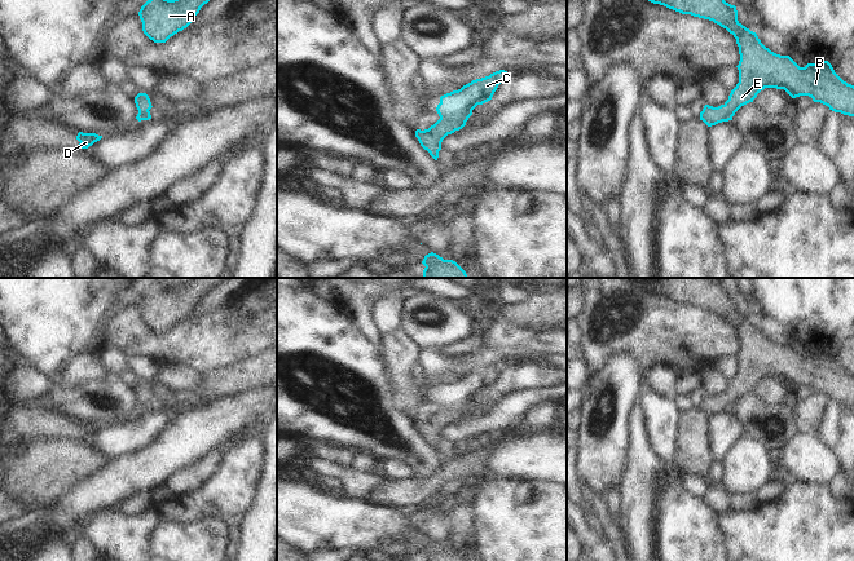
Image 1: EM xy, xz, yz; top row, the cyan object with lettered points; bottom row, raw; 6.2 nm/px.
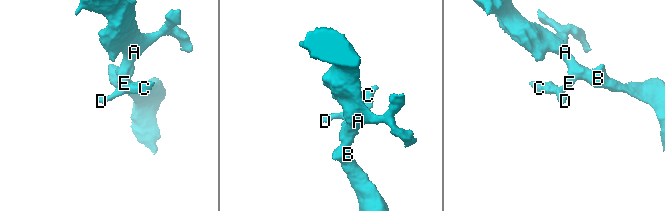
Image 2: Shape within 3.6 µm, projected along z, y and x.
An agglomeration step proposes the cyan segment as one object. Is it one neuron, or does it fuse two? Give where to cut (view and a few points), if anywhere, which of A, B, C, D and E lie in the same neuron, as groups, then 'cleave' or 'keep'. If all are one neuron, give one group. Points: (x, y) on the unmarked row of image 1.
cut none; groups A B C D E; keep

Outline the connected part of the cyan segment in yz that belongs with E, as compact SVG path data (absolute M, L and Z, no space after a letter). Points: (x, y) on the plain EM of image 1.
M628 278L638 282L644 290L653 293L664 295L682 304L713 310L726 318L736 328L739 336L740 350L736 355L739 359L739 372L731 380L728 389L713 397L705 394L700 402L700 410L708 416L722 411L732 410L735 402L744 394L753 392L757 384L765 377L784 379L792 388L809 385L814 392L820 392L835 402L854 406L854 375L844 371L833 359L828 350L818 353L807 353L800 357L789 345L780 345L766 337L757 323L743 315L738 310L738 300L735 295L725 291L723 284L712 278Z

